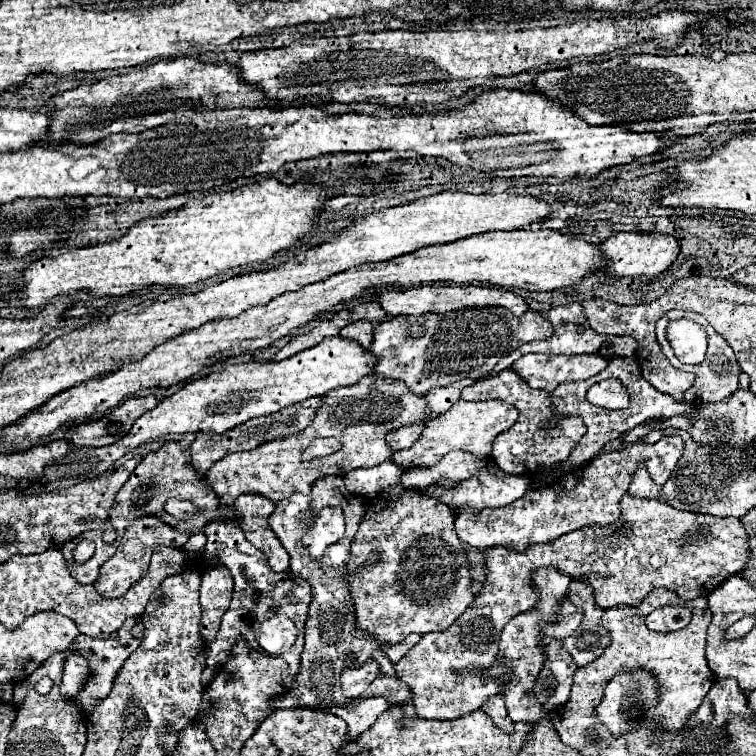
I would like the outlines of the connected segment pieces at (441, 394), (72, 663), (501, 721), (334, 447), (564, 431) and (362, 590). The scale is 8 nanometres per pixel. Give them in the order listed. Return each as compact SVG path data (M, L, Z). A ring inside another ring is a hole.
M462 379L462 381L454 383L454 385L432 389L432 391L426 395L426 399L430 401L432 413L436 415L436 413L440 413L440 411L450 409L456 401L462 399L462 389L464 389L464 387L470 387L470 385L478 383L478 381L480 381L480 379Z
M70 655L66 659L64 675L62 675L62 685L60 685L62 695L66 699L76 697L84 689L84 685L88 683L90 675L92 675L92 669L90 669L88 661L82 655Z
M494 695L490 697L484 705L482 705L482 711L494 721L496 727L500 727L504 733L514 733L514 723L510 721L508 713L506 713L506 707L502 705L502 695Z
M314 439L302 453L302 461L312 461L316 457L326 457L342 449L342 443L338 439Z
M506 369L498 377L484 379L478 385L466 389L464 397L468 401L500 399L500 401L512 403L520 411L518 425L514 425L514 429L498 435L494 441L494 451L492 451L496 465L508 475L538 475L550 467L562 465L587 431L582 419L577 416L563 416L558 424L550 425L554 419L554 411L550 405L550 401L552 401L550 393L532 389L530 385L522 383L520 377L516 377L516 373L512 369Z
M416 489L402 493L394 507L386 505L386 501L368 503L366 515L352 541L352 557L346 565L358 631L370 633L380 645L396 645L410 633L424 635L430 631L446 631L466 611L474 601L474 593L470 589L468 559L454 531L454 519L454 513L450 513L446 505L432 497L422 497Z

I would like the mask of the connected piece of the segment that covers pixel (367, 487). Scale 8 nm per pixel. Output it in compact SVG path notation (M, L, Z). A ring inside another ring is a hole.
M386 461L382 465L376 465L372 469L354 469L343 477L346 489L362 499L372 499L380 489L386 485L400 483L402 469L394 465L392 461Z

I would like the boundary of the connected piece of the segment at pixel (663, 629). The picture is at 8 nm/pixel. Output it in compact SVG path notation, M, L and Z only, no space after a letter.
M662 607L646 617L648 629L658 633L670 633L686 627L688 623L690 623L690 611L686 607Z

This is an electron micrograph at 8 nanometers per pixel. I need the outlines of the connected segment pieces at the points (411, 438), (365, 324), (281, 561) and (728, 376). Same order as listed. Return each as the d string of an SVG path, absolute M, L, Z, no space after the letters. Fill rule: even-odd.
M408 425L394 433L388 433L386 441L388 445L394 445L394 449L404 449L404 447L410 447L420 437L420 433L422 433L422 425Z
M354 321L348 323L342 331L340 337L348 337L348 339L358 339L358 343L368 349L372 345L372 335L374 335L374 325L370 321Z
M246 493L240 495L234 505L238 509L238 515L242 515L240 527L246 539L268 557L268 563L274 571L286 571L290 565L290 557L268 525L268 517L274 513L274 503L266 497Z
M683 310L666 311L666 313L658 319L658 323L656 323L656 339L658 339L658 343L660 343L662 351L664 351L664 355L670 359L670 363L672 363L674 367L678 367L678 369L682 369L682 371L692 371L692 373L696 375L696 383L694 383L694 385L686 391L686 395L684 395L686 403L690 403L690 405L702 405L702 403L706 403L706 401L722 401L722 399L730 397L730 395L738 389L738 373L740 373L740 367L738 367L738 363L736 363L734 351L730 349L730 345L726 345L726 341L714 331L714 327L712 327L702 315ZM676 317L692 319L692 321L700 323L700 325L706 329L706 333L708 333L708 353L706 353L706 361L702 361L702 363L698 363L698 365L684 365L684 363L678 363L678 359L676 359L676 355L674 355L670 343L666 341L666 325L668 325L670 319L676 319Z

